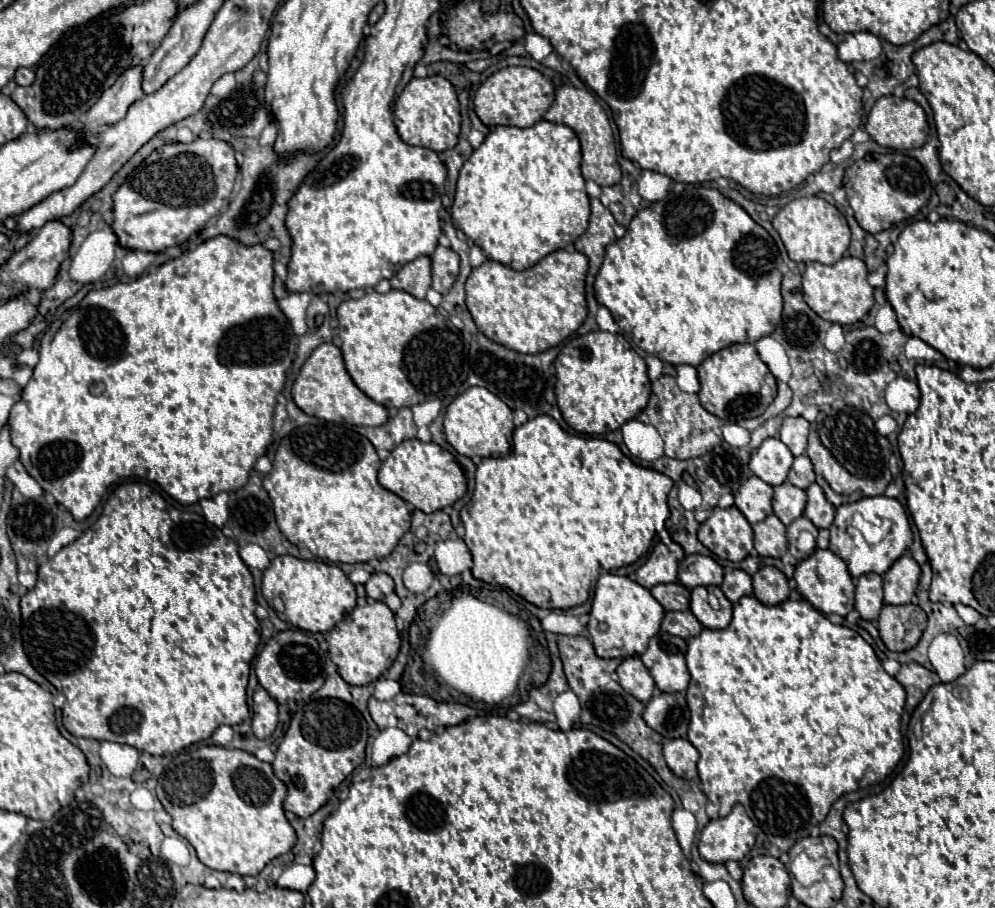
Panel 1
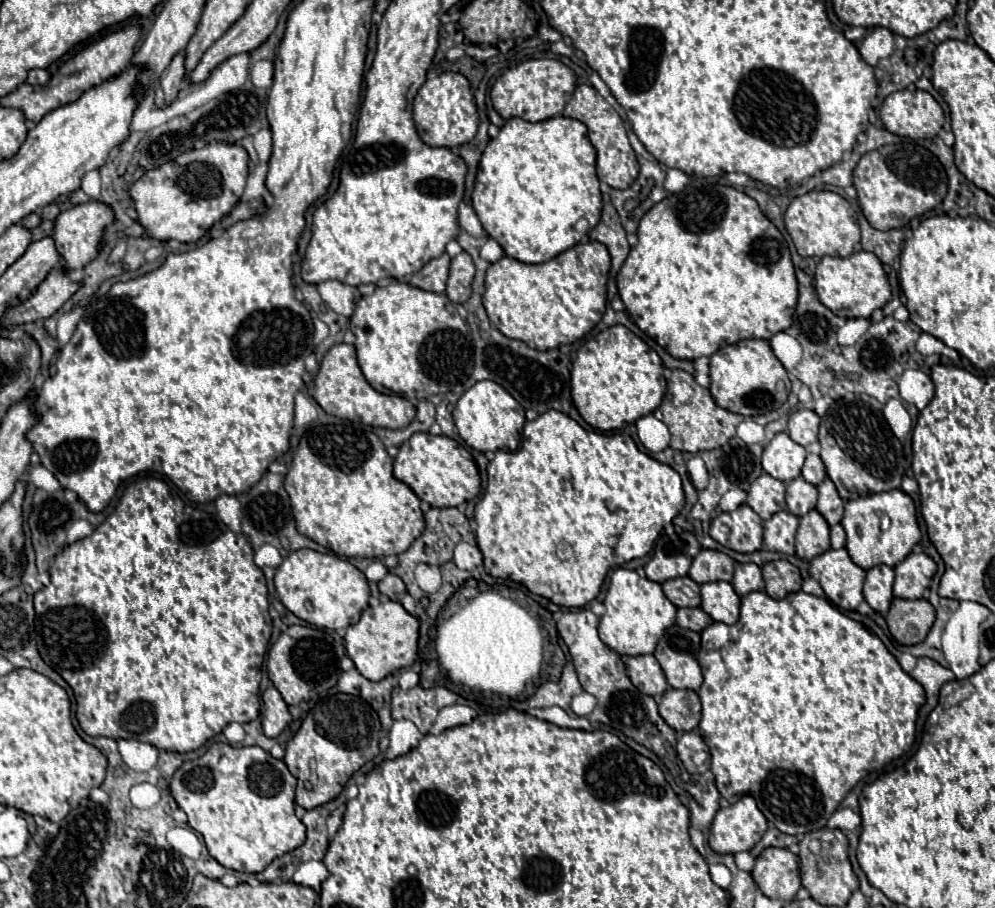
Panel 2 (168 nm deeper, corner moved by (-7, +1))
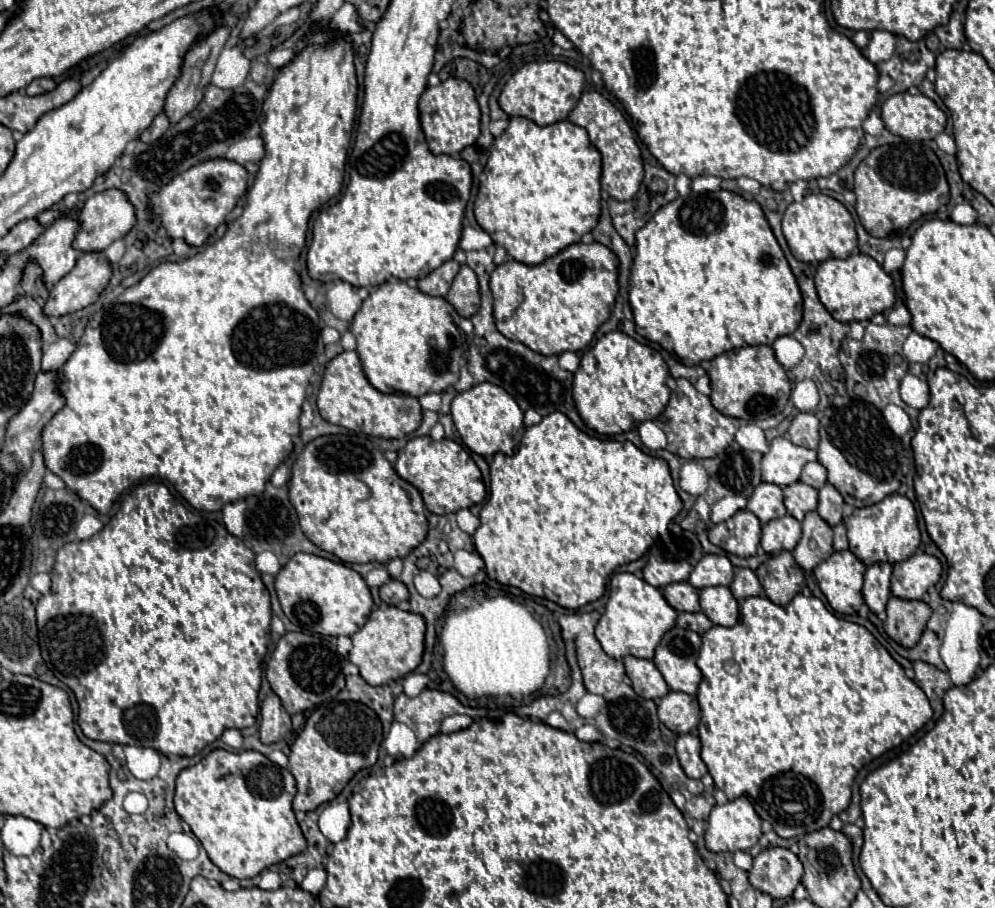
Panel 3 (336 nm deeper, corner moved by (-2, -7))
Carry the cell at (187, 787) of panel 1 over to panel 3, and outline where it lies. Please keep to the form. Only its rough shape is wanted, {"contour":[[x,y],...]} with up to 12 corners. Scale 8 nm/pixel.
{"contour":[[255,750],[177,776],[175,810],[225,874],[307,848],[295,778]]}

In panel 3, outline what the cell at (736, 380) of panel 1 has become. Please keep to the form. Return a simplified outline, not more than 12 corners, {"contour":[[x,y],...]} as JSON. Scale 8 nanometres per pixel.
{"contour":[[771,346],[711,360],[711,402],[749,422],[791,394]]}

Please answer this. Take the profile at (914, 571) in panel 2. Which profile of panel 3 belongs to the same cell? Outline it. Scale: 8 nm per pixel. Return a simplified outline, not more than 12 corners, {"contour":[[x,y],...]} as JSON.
{"contour":[[913,554],[893,566],[893,596],[921,600],[941,578],[941,562]]}

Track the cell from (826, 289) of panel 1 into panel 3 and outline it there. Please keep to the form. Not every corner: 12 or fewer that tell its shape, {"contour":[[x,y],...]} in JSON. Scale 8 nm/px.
{"contour":[[871,256],[829,258],[815,274],[839,322],[895,304],[893,278]]}

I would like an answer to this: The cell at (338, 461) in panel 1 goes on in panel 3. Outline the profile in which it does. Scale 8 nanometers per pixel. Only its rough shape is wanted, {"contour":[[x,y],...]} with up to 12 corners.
{"contour":[[367,434],[311,440],[289,500],[343,562],[405,558],[425,504]]}

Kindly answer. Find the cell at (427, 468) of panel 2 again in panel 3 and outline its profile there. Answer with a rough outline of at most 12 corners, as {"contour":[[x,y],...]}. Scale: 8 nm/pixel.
{"contour":[[411,438],[395,470],[433,514],[483,502],[481,472],[449,438]]}

